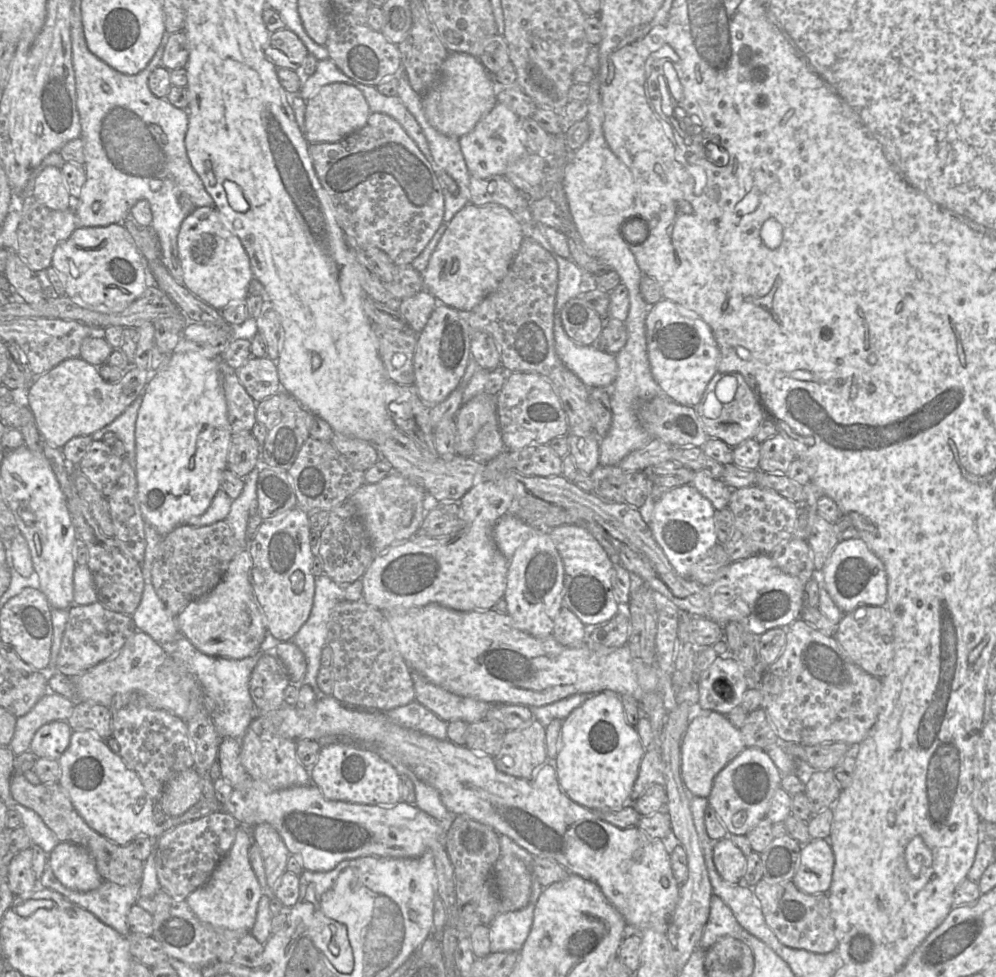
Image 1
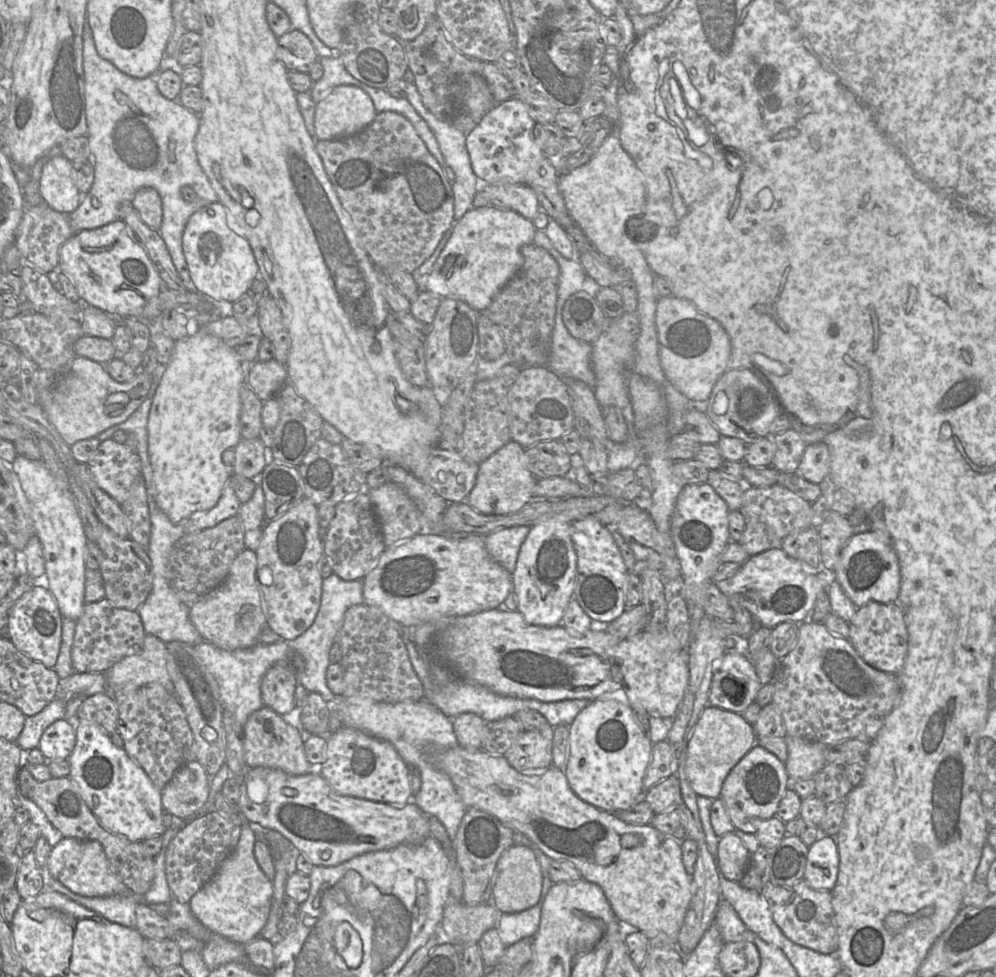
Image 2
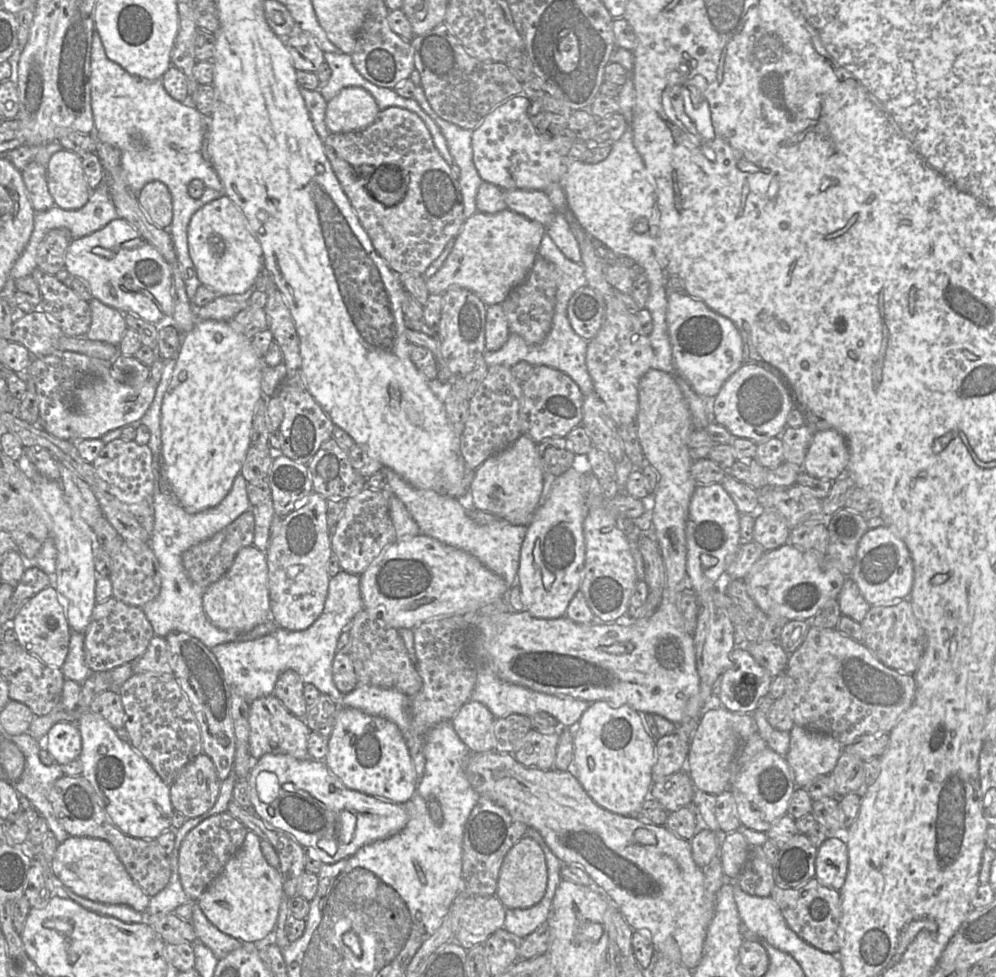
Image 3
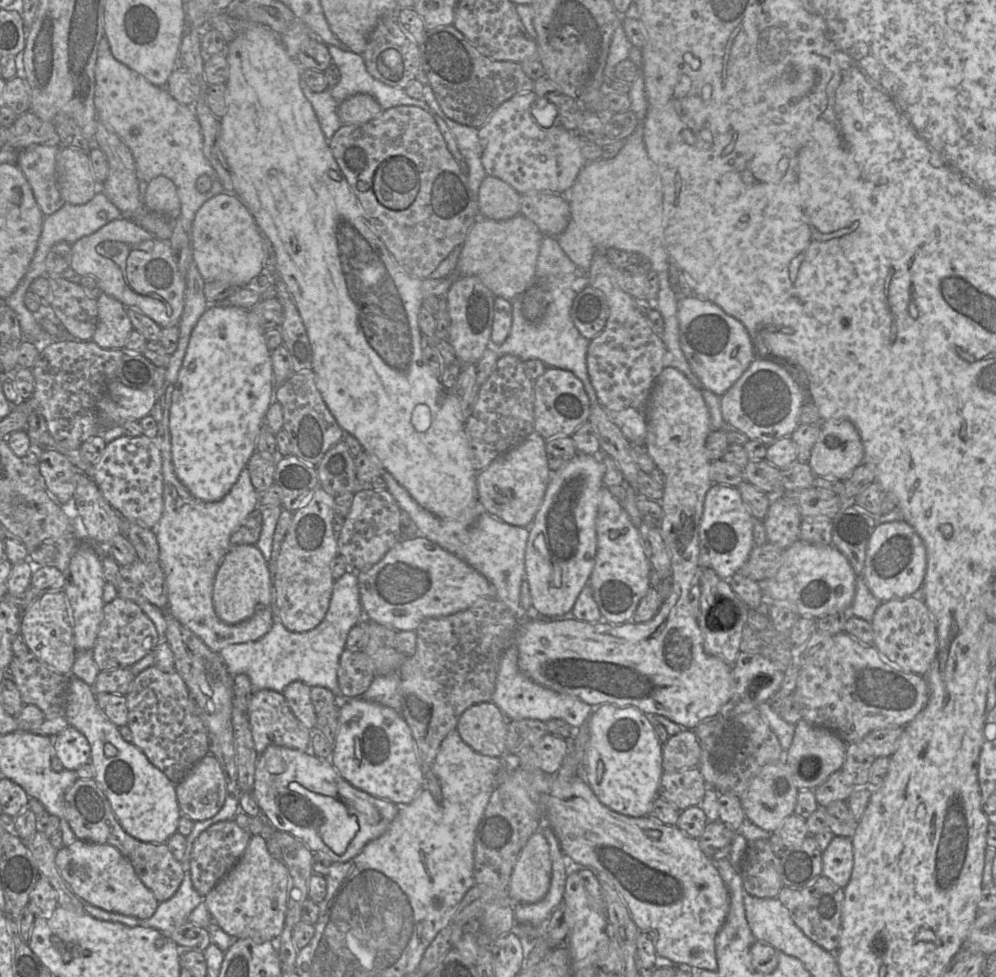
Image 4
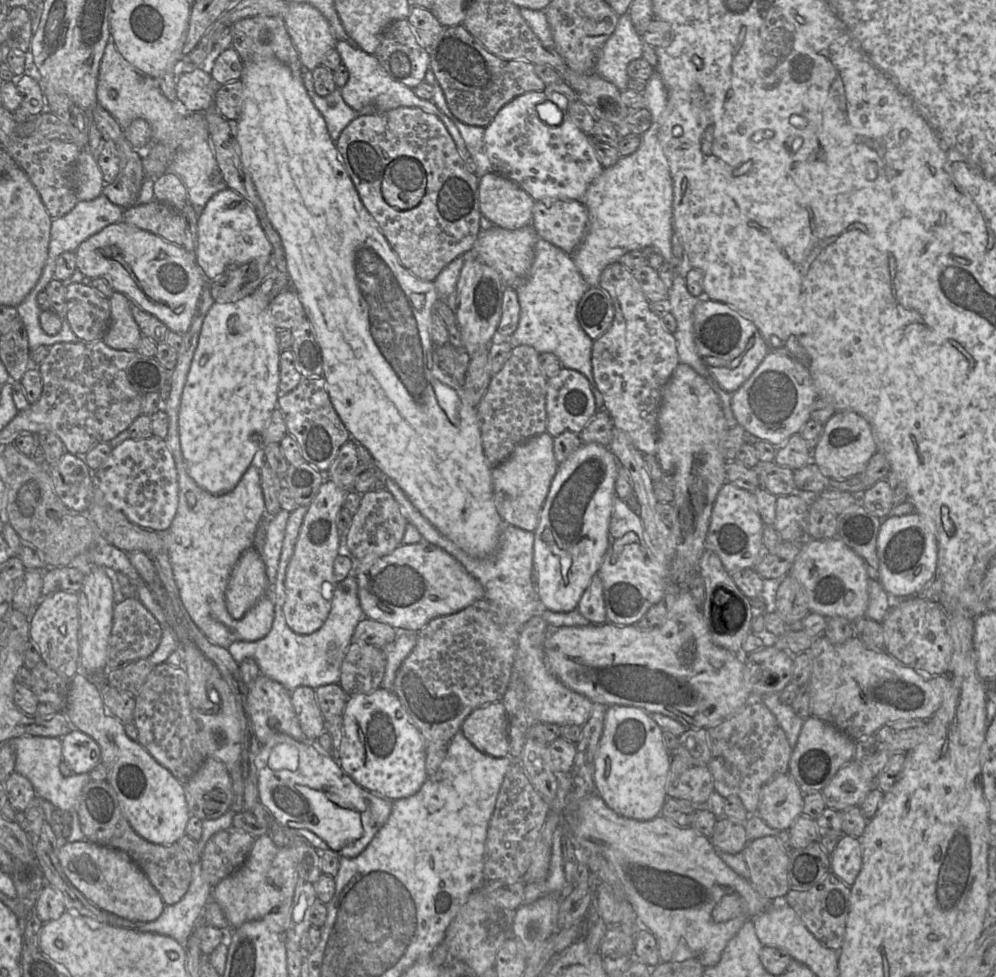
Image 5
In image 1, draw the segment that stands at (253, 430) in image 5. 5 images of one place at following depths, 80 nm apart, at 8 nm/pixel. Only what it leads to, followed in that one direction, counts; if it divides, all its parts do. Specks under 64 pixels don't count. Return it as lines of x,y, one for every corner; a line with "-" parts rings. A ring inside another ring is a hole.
196,351
183,353
172,352
168,365
154,377
150,378
143,390
143,398
135,424
135,460
136,479
138,485
138,499
142,516
147,524
153,526
161,535
167,535
180,525
194,517
201,516
210,506
214,495
220,488
222,473
227,469
227,452
232,438
230,424
227,417
227,404
223,390
224,372
233,372
218,358
206,358

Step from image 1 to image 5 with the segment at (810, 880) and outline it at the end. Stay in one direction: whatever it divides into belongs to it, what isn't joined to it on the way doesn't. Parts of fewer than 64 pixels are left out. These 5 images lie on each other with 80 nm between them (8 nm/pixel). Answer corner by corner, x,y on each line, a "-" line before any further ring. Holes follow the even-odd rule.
843,835
830,854
830,871
849,887
862,867
862,849
858,838

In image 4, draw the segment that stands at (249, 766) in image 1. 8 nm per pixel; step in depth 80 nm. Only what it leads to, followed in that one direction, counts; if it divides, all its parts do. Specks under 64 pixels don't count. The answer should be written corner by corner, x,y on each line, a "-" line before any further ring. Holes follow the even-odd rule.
268,689
253,692
248,706
248,718
254,746
259,755
269,746
309,751
312,731
294,716
281,692

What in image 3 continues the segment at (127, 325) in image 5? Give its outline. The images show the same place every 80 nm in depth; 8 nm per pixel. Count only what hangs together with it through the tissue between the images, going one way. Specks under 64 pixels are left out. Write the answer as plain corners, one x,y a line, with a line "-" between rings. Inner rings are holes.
96,298
87,302
91,311
91,323
85,337
118,346
128,328
124,313
103,304

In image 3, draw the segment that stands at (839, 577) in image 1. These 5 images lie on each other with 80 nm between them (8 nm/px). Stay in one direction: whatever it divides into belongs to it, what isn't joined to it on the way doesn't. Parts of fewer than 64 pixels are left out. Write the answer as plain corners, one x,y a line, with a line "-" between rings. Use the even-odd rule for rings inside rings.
889,526
870,529
859,542
855,565
847,578
857,584
870,605
894,598
909,599
914,583
914,566
910,551

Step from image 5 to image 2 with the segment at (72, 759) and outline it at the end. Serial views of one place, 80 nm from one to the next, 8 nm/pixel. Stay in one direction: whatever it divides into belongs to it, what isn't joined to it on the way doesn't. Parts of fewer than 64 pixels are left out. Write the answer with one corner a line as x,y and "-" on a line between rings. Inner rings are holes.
57,720
43,732
38,749
48,761
67,760
76,744
76,730
72,722

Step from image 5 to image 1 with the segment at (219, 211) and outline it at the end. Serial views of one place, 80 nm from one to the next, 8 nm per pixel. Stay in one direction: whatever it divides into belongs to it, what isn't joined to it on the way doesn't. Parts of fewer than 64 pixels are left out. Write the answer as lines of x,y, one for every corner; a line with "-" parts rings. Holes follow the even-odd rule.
215,206
196,208
186,216
178,233
177,245
183,270
183,285
193,294
218,311
233,302
245,301
249,283
254,278
250,260
239,238
233,235
221,221

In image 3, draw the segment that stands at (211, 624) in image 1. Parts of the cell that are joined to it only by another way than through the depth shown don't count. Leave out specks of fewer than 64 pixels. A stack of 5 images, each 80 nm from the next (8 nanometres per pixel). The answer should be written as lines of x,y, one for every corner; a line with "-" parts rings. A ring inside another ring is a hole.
254,545
239,550
229,570
205,589
202,603
208,619
224,630
250,631
267,620
270,597
265,553

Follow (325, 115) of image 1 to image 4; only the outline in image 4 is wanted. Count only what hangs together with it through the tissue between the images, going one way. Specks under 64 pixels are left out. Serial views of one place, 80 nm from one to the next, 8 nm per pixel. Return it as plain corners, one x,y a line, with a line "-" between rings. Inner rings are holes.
357,93
338,104
337,115
342,125
364,124
377,117
382,110
371,95

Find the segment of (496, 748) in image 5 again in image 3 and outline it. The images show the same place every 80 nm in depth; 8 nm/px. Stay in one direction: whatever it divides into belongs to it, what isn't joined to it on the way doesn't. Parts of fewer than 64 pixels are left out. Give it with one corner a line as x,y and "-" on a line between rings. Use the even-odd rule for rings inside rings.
469,700
452,718
452,726
461,741
471,752
495,751
496,737
494,724
496,718
480,702

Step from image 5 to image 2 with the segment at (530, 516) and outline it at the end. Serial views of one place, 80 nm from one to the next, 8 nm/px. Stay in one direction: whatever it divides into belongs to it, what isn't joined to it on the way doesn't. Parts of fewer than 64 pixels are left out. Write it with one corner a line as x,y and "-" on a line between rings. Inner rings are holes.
510,441
480,463
475,485
463,502
488,515
507,515
521,509
534,497
533,490
537,480
529,471
527,461
525,448
515,441

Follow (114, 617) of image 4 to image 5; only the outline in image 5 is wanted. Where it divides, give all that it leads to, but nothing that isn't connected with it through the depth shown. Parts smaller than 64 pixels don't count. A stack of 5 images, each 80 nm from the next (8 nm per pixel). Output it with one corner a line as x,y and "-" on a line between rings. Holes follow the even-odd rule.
126,597
123,601
115,603
108,642
107,670
124,666
135,660
148,659
157,649
161,637
162,628
159,622
137,598

